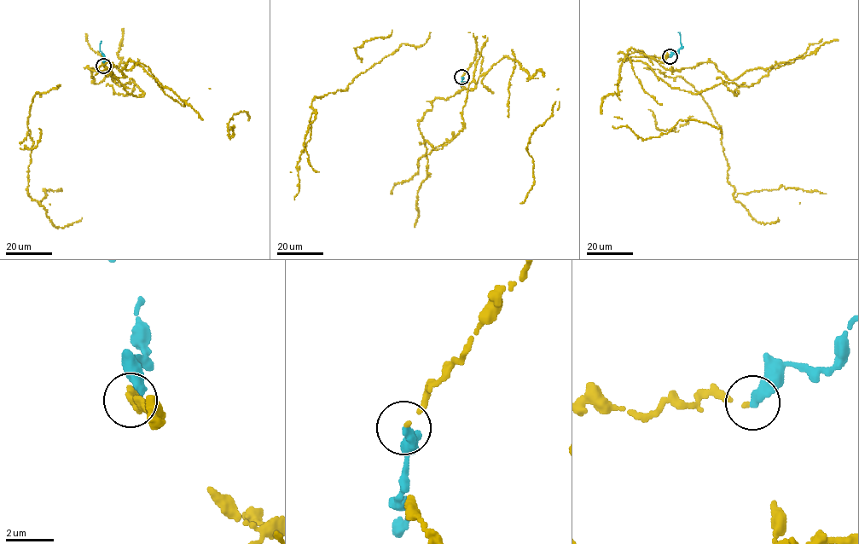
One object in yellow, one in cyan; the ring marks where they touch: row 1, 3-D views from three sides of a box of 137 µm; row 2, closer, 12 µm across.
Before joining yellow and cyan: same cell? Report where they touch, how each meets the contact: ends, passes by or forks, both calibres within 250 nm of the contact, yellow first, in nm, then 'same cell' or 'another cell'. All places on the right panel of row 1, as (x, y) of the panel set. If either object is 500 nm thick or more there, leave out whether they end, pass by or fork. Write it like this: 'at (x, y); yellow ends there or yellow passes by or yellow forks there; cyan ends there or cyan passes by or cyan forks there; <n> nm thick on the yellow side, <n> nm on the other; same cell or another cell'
at (670, 56); yellow ends there; cyan ends there; 150 nm thick on the yellow side, 400 nm on the other; same cell

